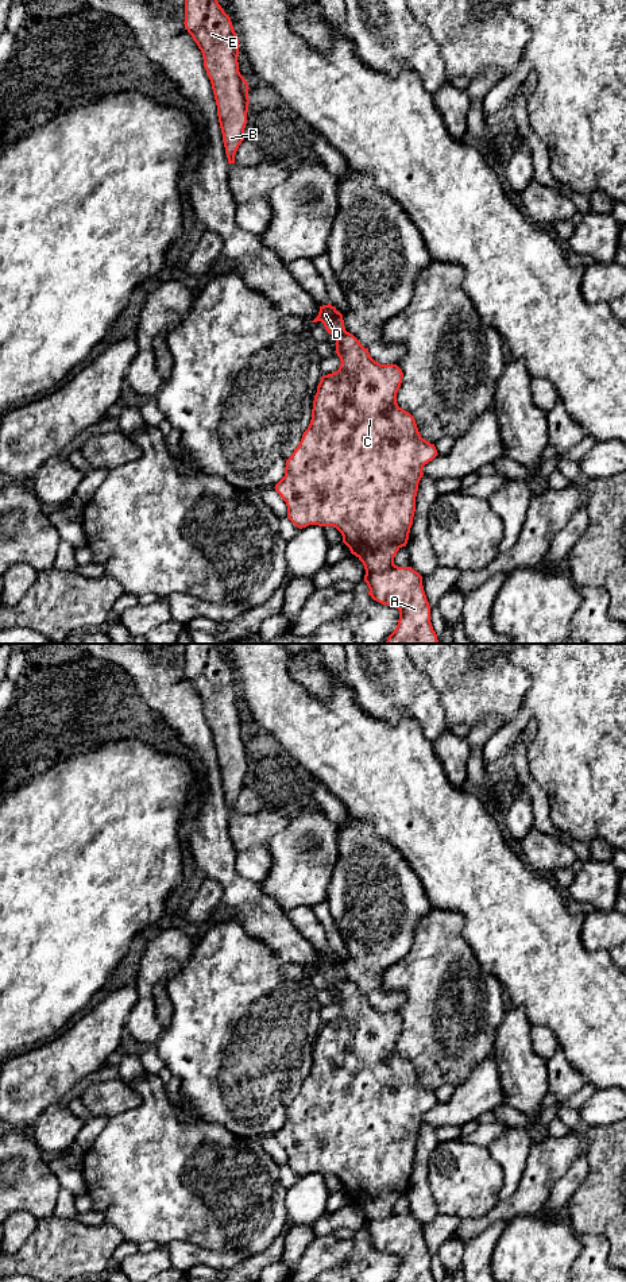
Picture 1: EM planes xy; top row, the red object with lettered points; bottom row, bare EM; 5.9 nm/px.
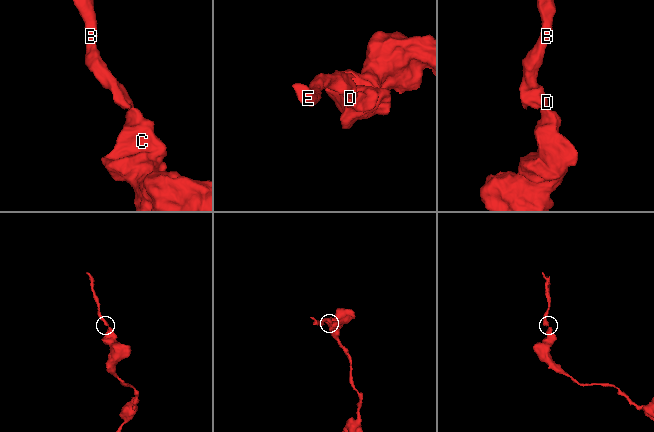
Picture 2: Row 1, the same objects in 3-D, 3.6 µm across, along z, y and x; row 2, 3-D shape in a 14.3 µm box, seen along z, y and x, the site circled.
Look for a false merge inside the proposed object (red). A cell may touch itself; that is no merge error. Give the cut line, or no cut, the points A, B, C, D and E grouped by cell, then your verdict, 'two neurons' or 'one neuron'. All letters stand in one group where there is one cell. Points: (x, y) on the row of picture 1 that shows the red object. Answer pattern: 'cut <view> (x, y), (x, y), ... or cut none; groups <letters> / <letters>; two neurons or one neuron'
cut none; groups A B C D E; one neuron

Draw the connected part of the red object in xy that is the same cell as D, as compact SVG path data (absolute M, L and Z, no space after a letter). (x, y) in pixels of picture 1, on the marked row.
M331 304L320 306L318 316L312 323L317 321L321 321L336 340L336 354L341 363L337 371L321 377L310 424L298 447L286 460L285 476L274 489L286 502L287 518L297 528L309 525L336 528L343 536L343 542L364 565L368 595L382 605L399 610L398 625L386 644L438 644L430 622L430 606L424 591L422 576L411 567L394 564L397 552L406 547L409 540L424 466L438 455L437 449L434 444L421 437L414 417L397 403L397 393L403 378L402 370L397 364L375 362L368 348L345 331L343 314Z

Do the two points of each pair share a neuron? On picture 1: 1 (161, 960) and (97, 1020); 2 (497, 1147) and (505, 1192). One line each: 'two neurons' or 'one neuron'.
1: two neurons
2: one neuron

